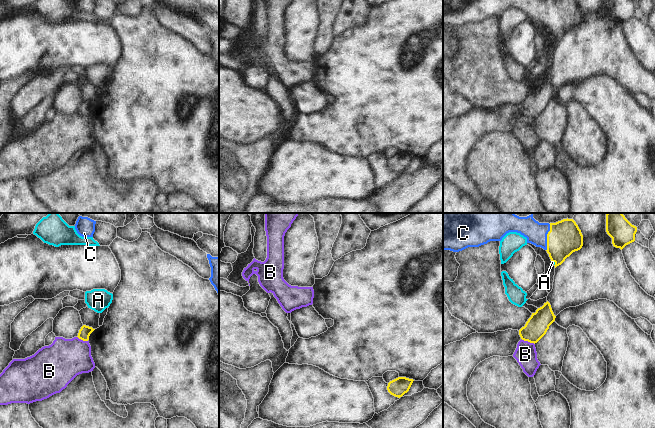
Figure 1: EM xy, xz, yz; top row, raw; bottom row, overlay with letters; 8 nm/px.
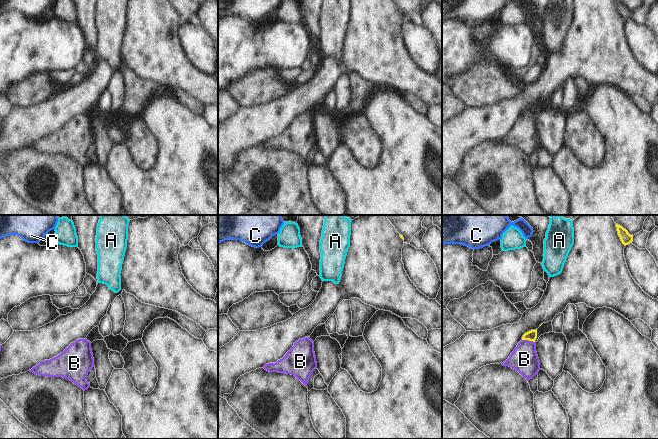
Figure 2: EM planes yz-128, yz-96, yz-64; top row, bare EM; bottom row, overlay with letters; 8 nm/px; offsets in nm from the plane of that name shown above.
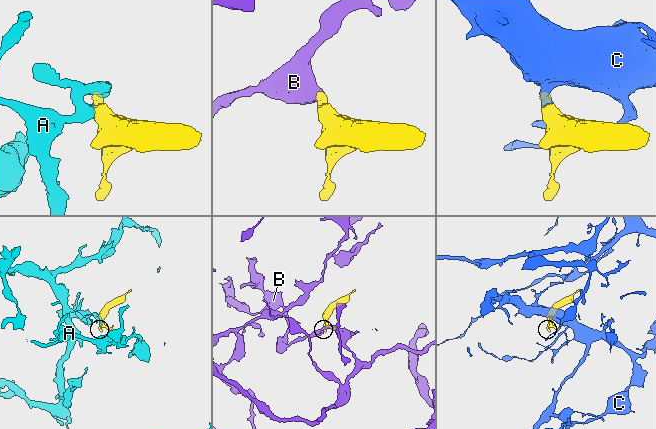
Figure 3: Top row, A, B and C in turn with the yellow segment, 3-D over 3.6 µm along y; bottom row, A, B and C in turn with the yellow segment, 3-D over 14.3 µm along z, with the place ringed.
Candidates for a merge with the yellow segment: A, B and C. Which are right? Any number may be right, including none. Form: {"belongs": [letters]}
{"belongs": ["C"]}

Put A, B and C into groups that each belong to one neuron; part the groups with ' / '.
A / B / C

